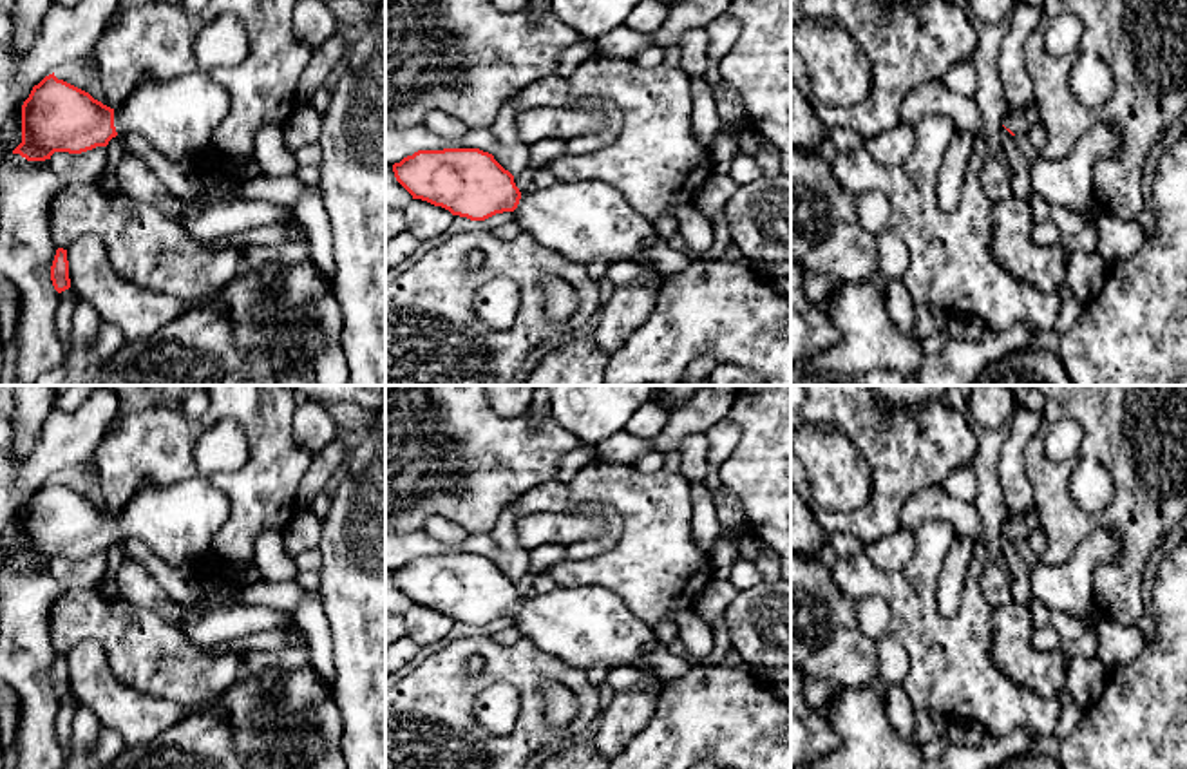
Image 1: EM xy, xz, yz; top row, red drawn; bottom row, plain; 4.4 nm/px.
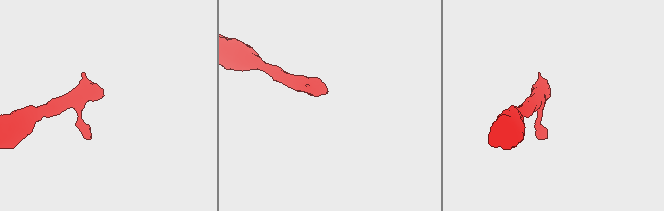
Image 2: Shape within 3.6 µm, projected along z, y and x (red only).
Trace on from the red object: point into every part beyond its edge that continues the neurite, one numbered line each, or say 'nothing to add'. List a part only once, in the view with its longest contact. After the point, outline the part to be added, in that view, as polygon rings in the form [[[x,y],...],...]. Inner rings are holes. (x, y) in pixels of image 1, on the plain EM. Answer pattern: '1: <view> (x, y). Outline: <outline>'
1: xy (178, 522). Outline: [[[197,474],[136,492],[114,514],[114,532],[121,541],[141,539],[170,566],[195,568],[228,516],[226,494],[208,481],[208,474]]]

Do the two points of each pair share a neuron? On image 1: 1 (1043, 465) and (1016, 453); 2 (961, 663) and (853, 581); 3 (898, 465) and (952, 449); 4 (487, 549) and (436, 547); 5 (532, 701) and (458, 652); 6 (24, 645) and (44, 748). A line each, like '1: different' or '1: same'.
1: different
2: same
3: same
4: same
5: same
6: same

